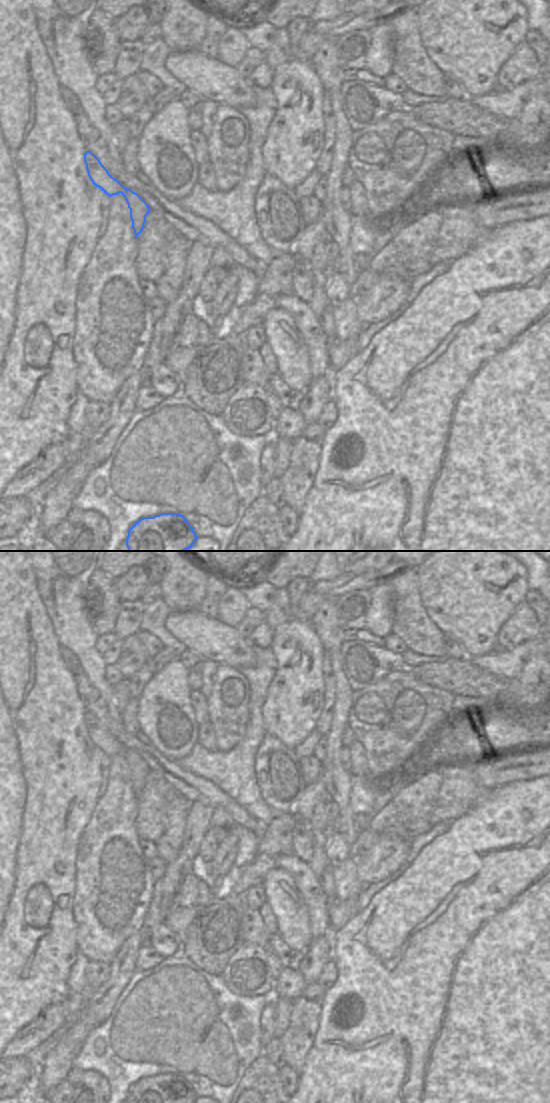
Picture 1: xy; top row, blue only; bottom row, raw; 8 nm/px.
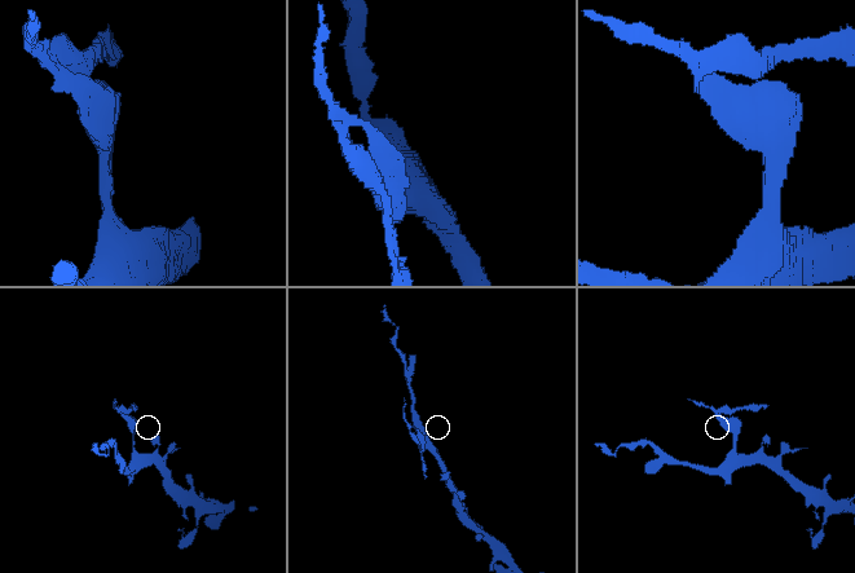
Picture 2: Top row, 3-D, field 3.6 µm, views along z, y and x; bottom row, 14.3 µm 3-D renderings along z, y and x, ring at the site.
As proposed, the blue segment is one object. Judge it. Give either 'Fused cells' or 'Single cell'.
Fused cells

